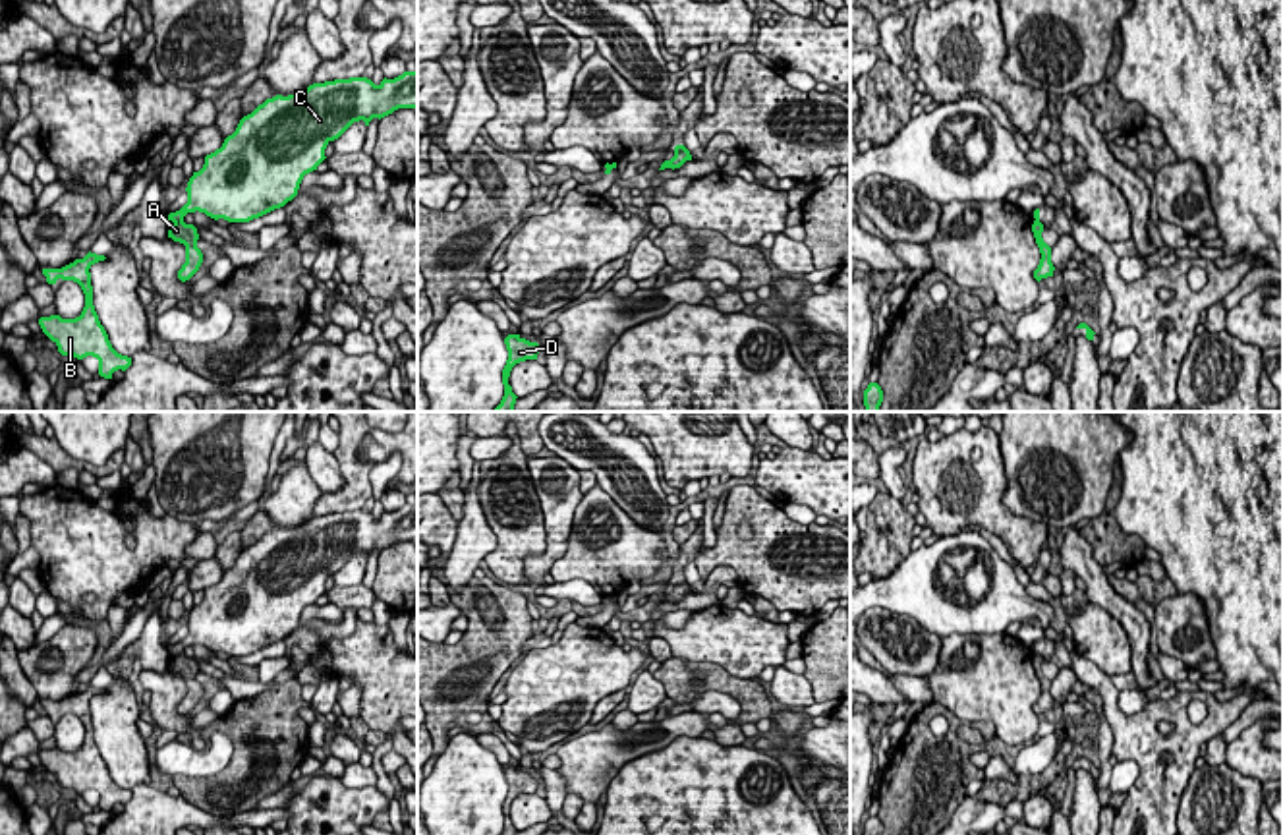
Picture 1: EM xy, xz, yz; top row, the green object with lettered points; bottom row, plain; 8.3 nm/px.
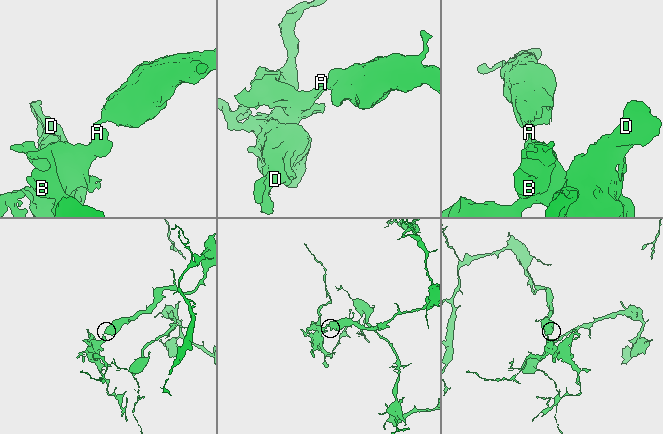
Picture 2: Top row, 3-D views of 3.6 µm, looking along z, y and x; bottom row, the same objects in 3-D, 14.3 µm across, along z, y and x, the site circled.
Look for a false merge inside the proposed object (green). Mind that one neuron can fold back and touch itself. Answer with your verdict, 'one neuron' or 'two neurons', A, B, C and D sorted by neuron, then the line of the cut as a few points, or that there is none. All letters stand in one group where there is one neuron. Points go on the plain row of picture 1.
two neurons; A B D / C; cut in xy along (182, 652), (174, 656)

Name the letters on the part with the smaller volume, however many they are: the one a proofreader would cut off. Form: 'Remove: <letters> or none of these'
Remove: A, B, D

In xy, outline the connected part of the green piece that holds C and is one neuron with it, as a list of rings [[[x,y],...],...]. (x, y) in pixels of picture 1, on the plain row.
[[[417,503],[394,512],[385,510],[379,518],[367,510],[350,510],[267,532],[240,553],[220,582],[205,590],[203,601],[187,615],[187,636],[170,646],[168,653],[180,655],[187,646],[199,644],[214,653],[249,655],[280,642],[298,628],[303,609],[327,591],[325,582],[330,574],[354,555],[363,553],[369,559],[373,551],[381,553],[398,541],[417,541]]]

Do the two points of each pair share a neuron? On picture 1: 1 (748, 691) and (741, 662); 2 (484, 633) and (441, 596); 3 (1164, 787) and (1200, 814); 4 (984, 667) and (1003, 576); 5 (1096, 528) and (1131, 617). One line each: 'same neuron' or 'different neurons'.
1: different neurons
2: different neurons
3: different neurons
4: different neurons
5: different neurons

